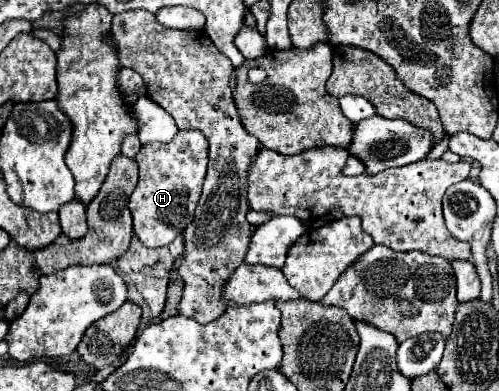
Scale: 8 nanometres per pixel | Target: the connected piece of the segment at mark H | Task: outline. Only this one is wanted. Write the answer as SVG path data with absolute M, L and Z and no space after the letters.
M180 130L176 138L168 144L144 144L136 156L136 164L140 168L138 184L130 196L130 212L134 218L134 234L146 248L162 248L168 246L184 228L192 222L196 204L200 200L200 188L204 184L206 166L208 166L208 142L200 130Z

